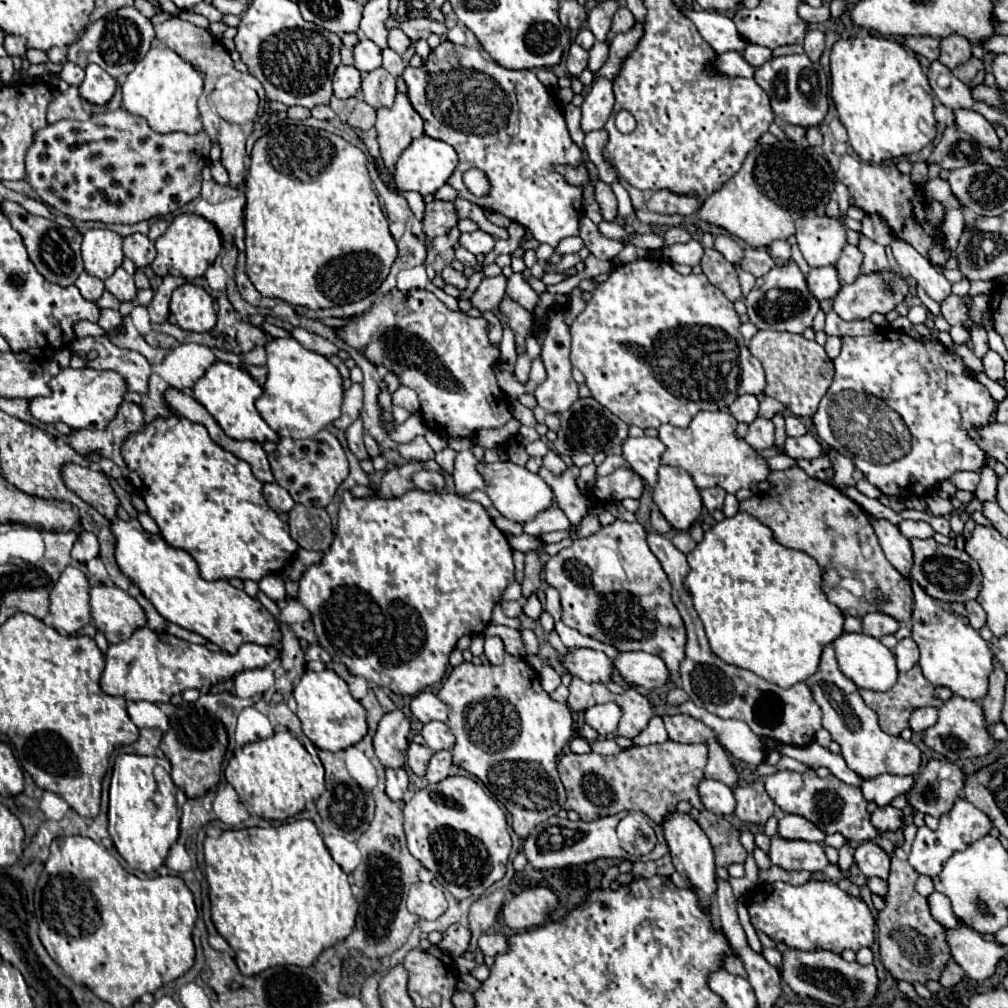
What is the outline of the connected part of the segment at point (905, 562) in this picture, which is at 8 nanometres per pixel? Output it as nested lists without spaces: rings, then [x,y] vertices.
[[[866,514],[876,536],[878,542],[888,558],[888,562],[906,578],[910,578],[910,566],[912,566],[912,548],[908,538],[904,538],[898,530],[896,524],[888,522],[888,520],[878,520],[872,514]]]

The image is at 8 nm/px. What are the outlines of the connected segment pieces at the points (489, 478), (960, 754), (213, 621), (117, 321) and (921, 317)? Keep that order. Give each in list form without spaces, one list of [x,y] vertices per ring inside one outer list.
[[[478,462],[476,470],[482,474],[484,478],[484,492],[488,494],[488,498],[492,500],[494,508],[500,512],[500,516],[514,520],[514,522],[528,522],[530,518],[534,518],[534,514],[546,510],[552,504],[552,488],[538,476],[528,472],[526,468],[516,466],[514,462]]]
[[[952,696],[938,708],[938,720],[934,726],[924,730],[922,740],[928,748],[946,756],[950,762],[984,756],[994,748],[994,740],[990,738],[990,732],[982,718],[982,708],[976,702],[970,702],[970,700],[958,698],[958,696]]]
[[[114,518],[110,524],[114,534],[114,558],[124,576],[128,576],[140,592],[154,604],[156,612],[172,624],[192,630],[222,650],[234,654],[240,644],[256,642],[268,646],[280,642],[280,626],[274,616],[244,590],[236,590],[226,580],[208,582],[198,574],[194,558],[180,548],[172,548],[160,534],[150,534],[136,518],[128,522]]]
[[[102,310],[98,318],[98,326],[104,330],[114,330],[122,324],[122,316],[118,310]]]
[[[923,305],[914,306],[910,308],[907,318],[914,325],[924,323],[927,319],[927,308]]]

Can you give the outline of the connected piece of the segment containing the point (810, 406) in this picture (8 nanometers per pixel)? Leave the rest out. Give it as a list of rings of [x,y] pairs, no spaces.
[[[758,330],[758,334],[748,342],[752,356],[756,356],[766,370],[766,396],[772,396],[786,404],[794,416],[814,416],[820,398],[830,388],[834,380],[834,364],[826,356],[824,348],[814,340],[806,340],[800,334]]]

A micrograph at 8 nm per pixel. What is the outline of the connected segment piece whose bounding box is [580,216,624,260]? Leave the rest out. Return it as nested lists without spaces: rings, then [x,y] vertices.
[[[586,216],[580,218],[580,238],[584,240],[586,248],[588,248],[596,258],[600,258],[600,260],[612,260],[612,258],[624,248],[622,242],[604,238],[604,236],[598,232],[598,226],[596,226],[590,218],[586,218]]]

